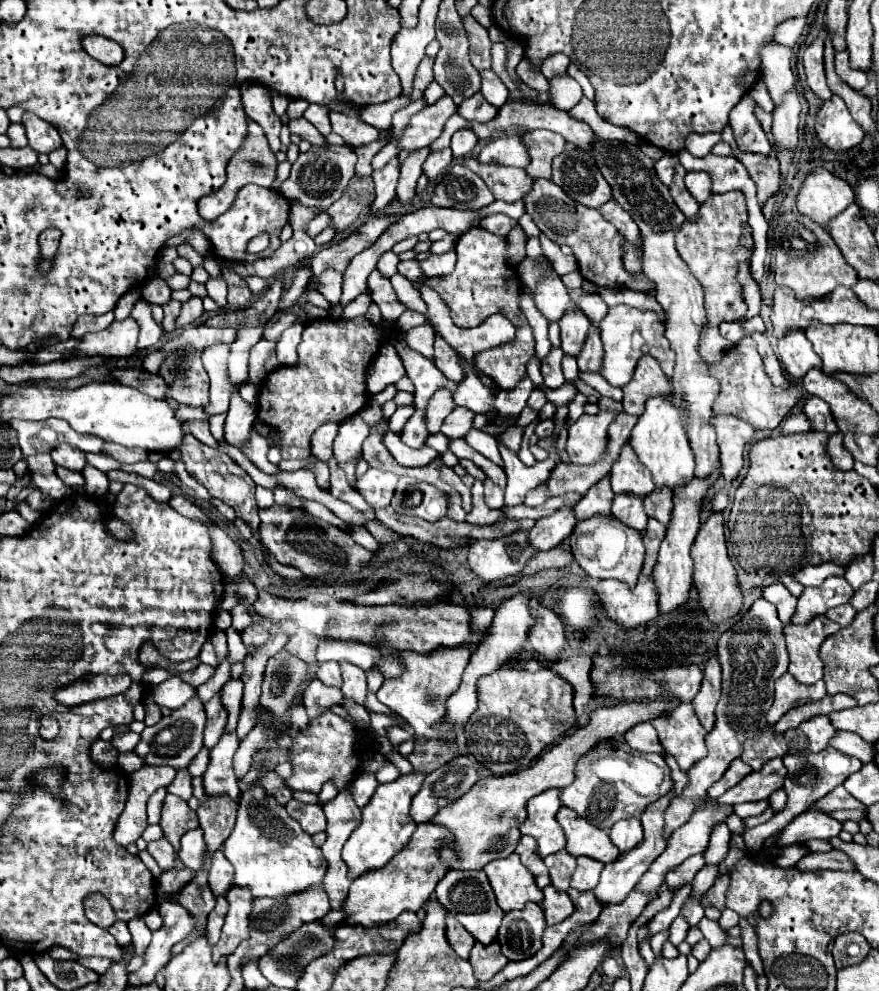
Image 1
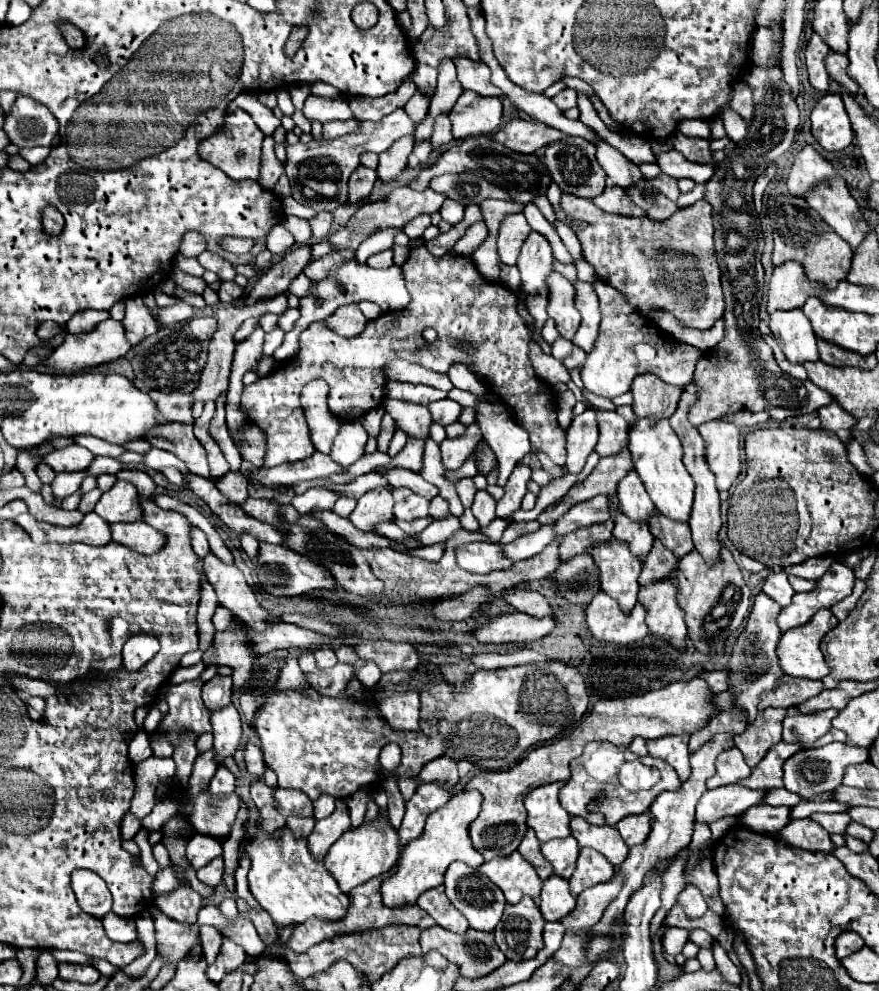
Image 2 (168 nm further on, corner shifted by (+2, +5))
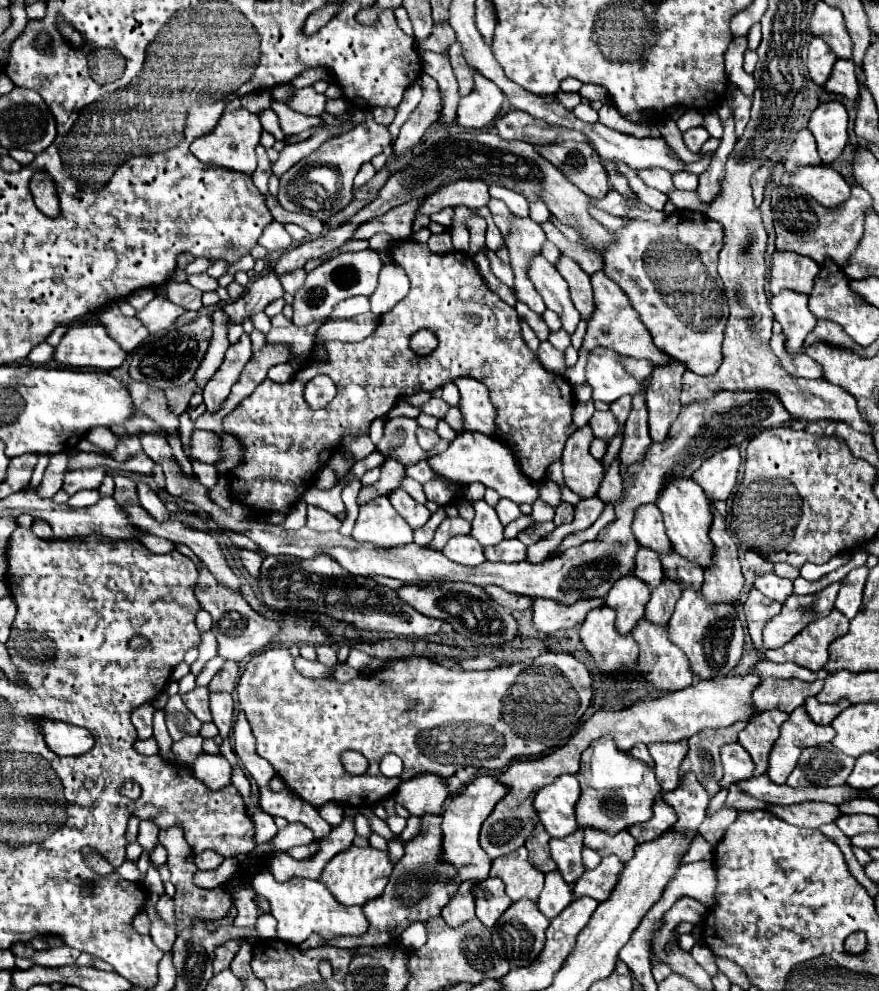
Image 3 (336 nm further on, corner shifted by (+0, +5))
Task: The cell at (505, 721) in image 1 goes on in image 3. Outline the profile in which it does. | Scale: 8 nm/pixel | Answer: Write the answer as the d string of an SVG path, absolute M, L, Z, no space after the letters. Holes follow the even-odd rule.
M267 647L259 653L255 653L247 665L245 671L237 683L237 699L239 699L239 707L245 711L251 727L253 727L253 735L257 739L257 753L267 759L275 773L285 781L285 785L299 795L303 801L311 803L313 807L321 807L329 801L333 803L341 803L341 805L349 805L349 807L373 807L375 803L391 797L395 793L395 789L399 787L401 781L407 781L411 777L423 775L423 773L435 773L441 777L451 777L459 767L477 767L477 769L505 769L511 761L515 759L533 759L539 757L541 753L561 747L571 735L573 731L579 727L579 719L583 717L585 709L589 707L593 697L593 689L591 689L591 675L585 669L585 665L581 661L577 661L573 655L567 653L543 653L539 655L535 661L531 661L529 665L523 663L515 663L515 665L507 665L507 667L495 667L491 671L453 671L447 669L427 657L407 657L407 659L399 659L399 661L391 661L385 667L369 673L367 675L357 675L353 681L349 683L339 683L333 677L323 677L323 679L311 679L311 677L303 677L301 673L295 671L293 667L293 655L289 653L287 647ZM345 749L355 749L359 753L363 753L369 759L369 769L365 775L349 775L343 765L341 765L341 753ZM387 753L395 753L397 757L403 759L403 773L401 777L385 777L379 771L379 763L383 759L383 755Z

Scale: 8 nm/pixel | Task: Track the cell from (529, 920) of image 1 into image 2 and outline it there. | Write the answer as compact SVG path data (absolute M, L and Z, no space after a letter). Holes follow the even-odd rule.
M523 897L517 905L505 907L505 913L495 929L495 943L505 953L505 957L511 961L533 959L539 953L539 949L543 947L543 937L541 937L543 925L545 925L545 919L543 919L537 903L531 897Z

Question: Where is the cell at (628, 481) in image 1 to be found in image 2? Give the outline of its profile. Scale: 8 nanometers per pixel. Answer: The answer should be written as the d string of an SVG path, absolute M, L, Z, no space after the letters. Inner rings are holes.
M631 469L617 485L617 499L619 499L619 509L629 515L633 521L647 521L649 515L655 513L655 505L645 493L645 485Z

